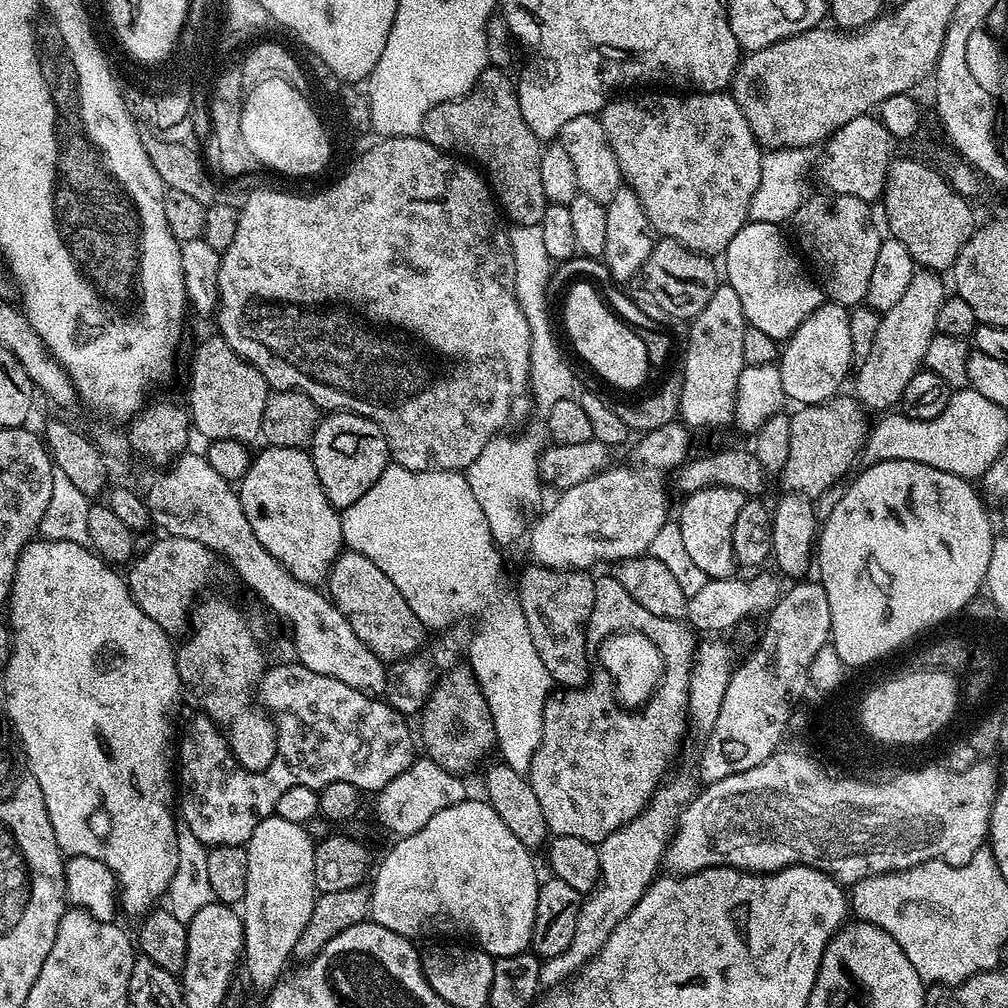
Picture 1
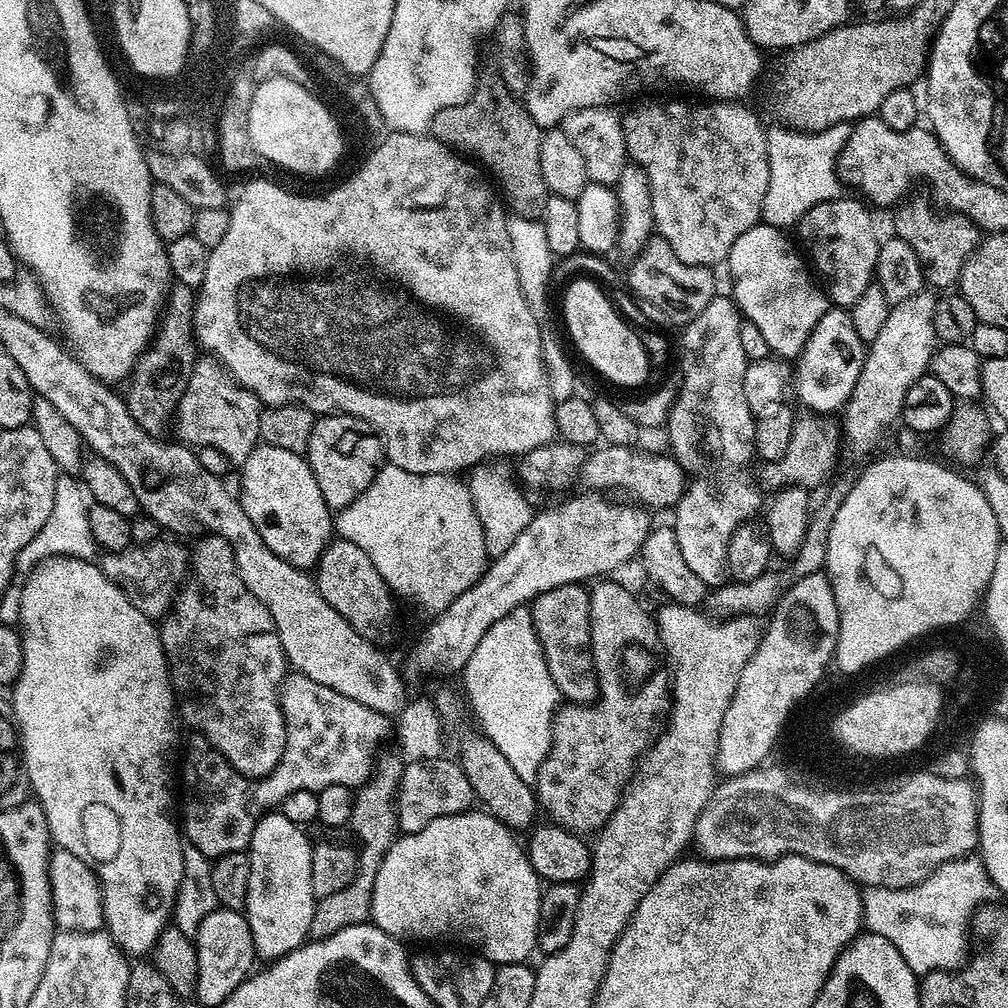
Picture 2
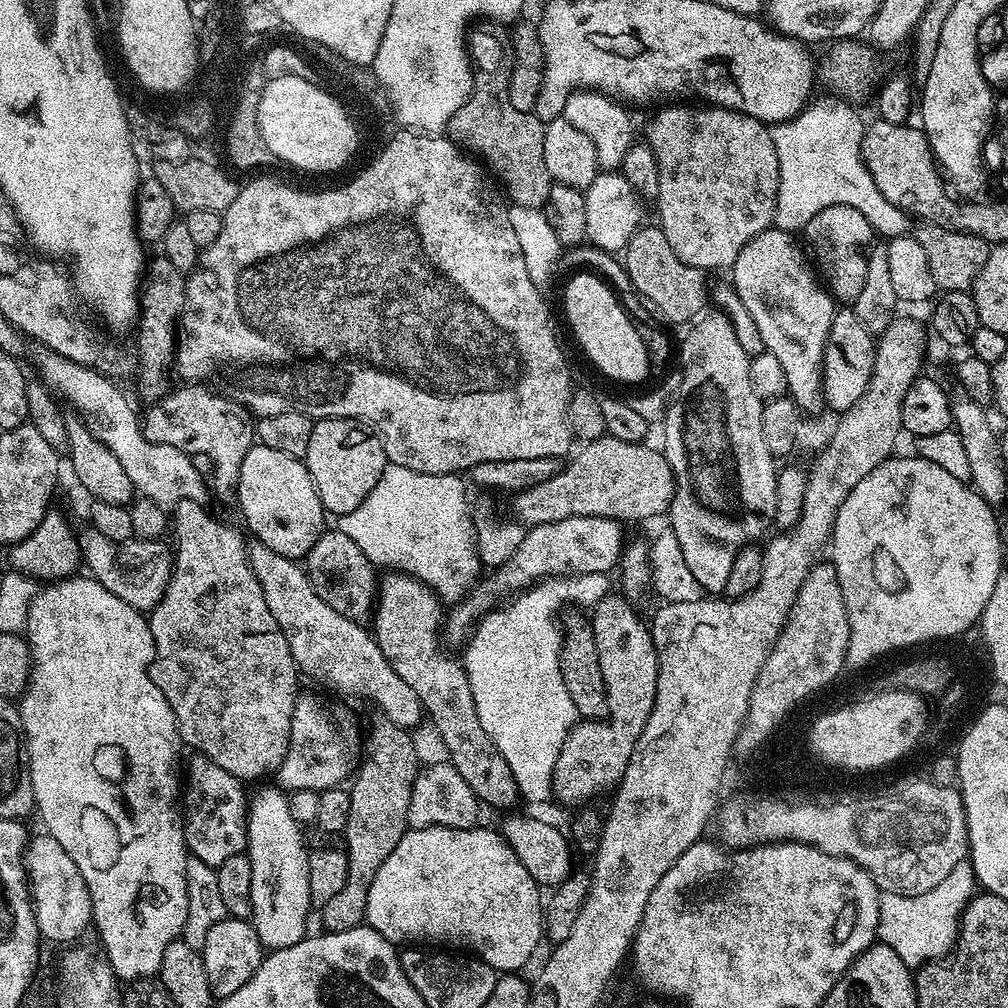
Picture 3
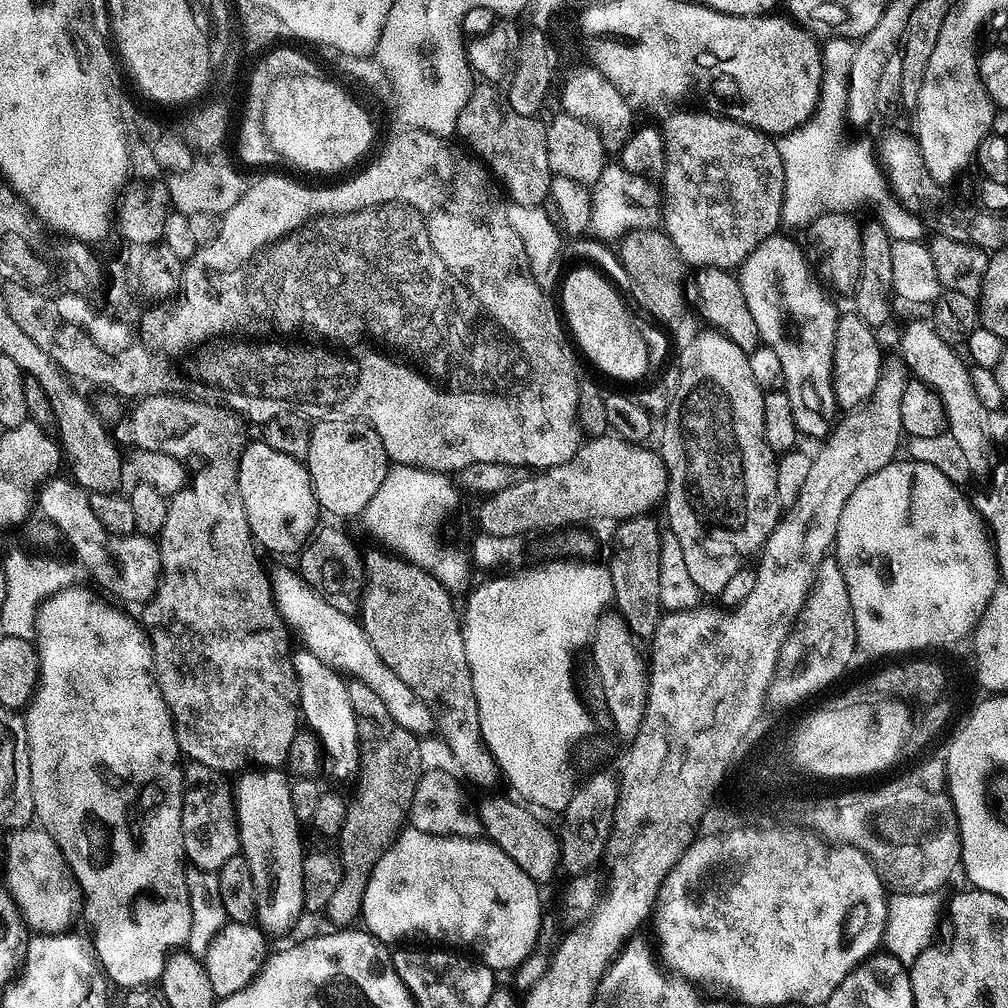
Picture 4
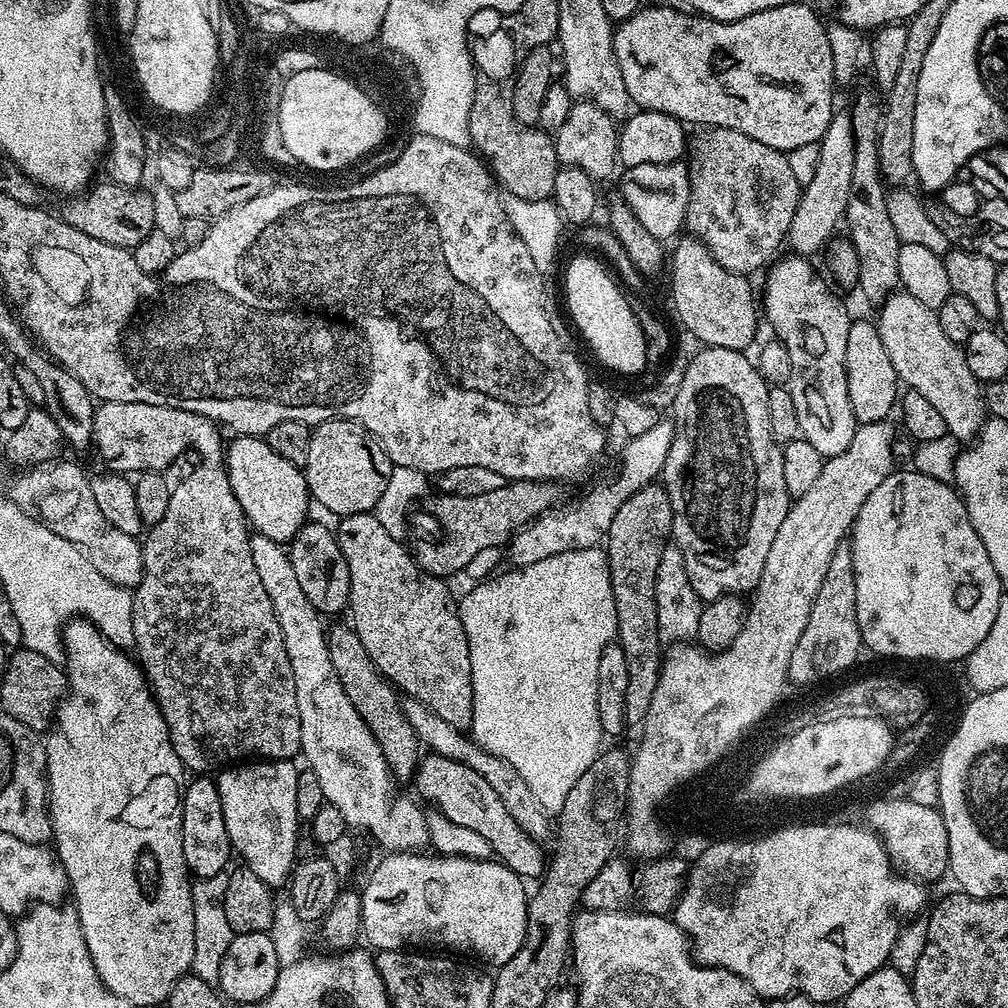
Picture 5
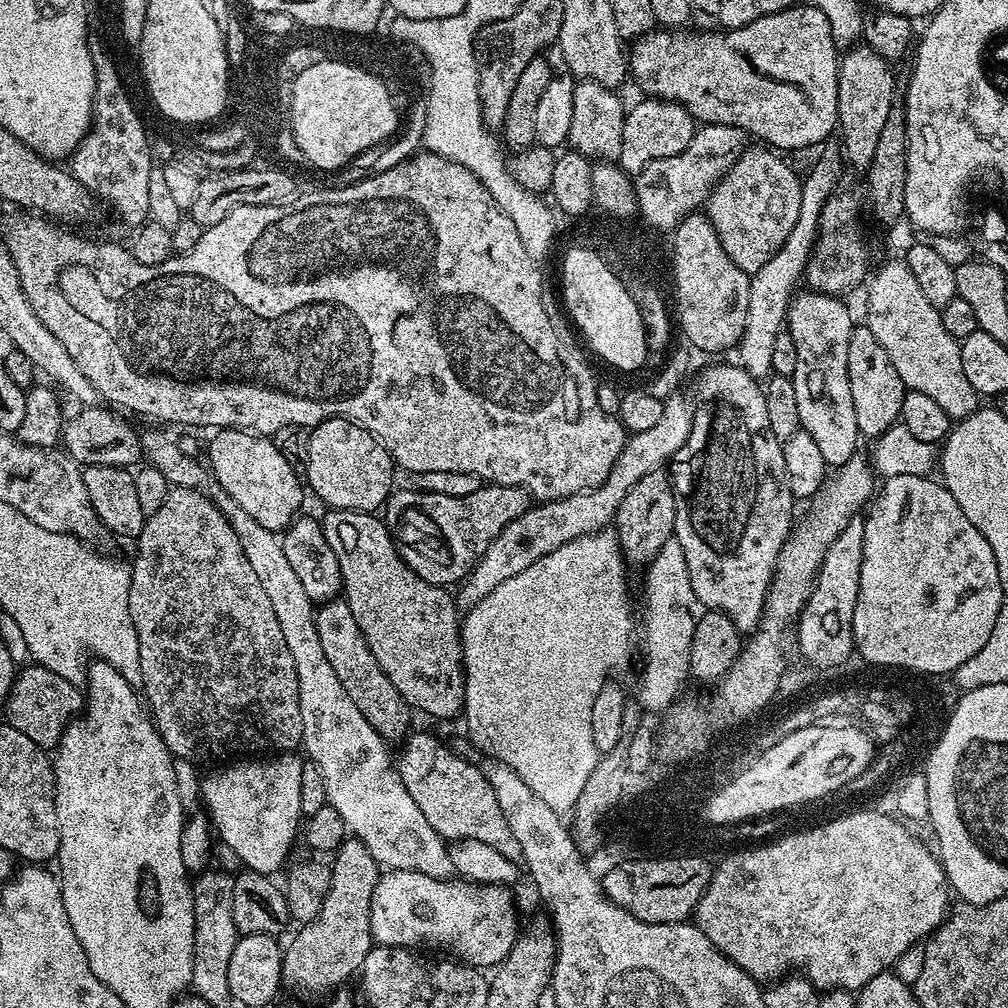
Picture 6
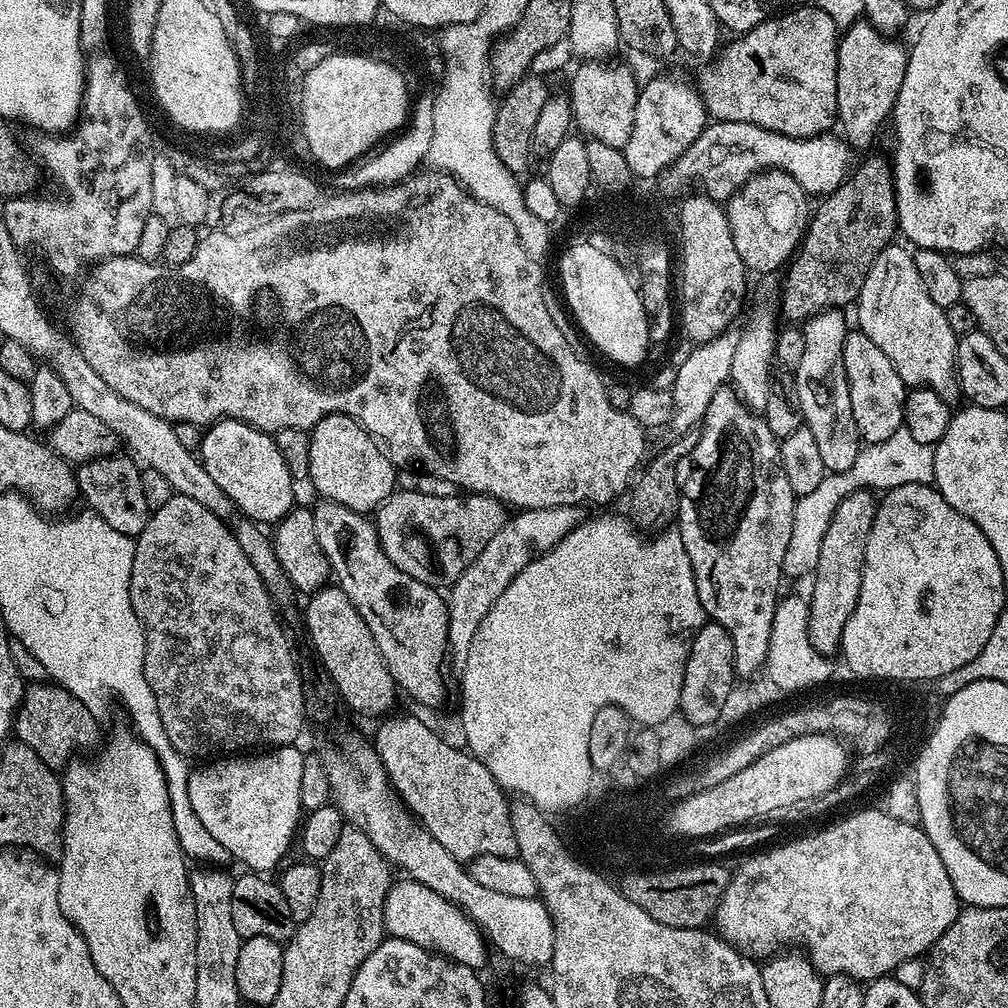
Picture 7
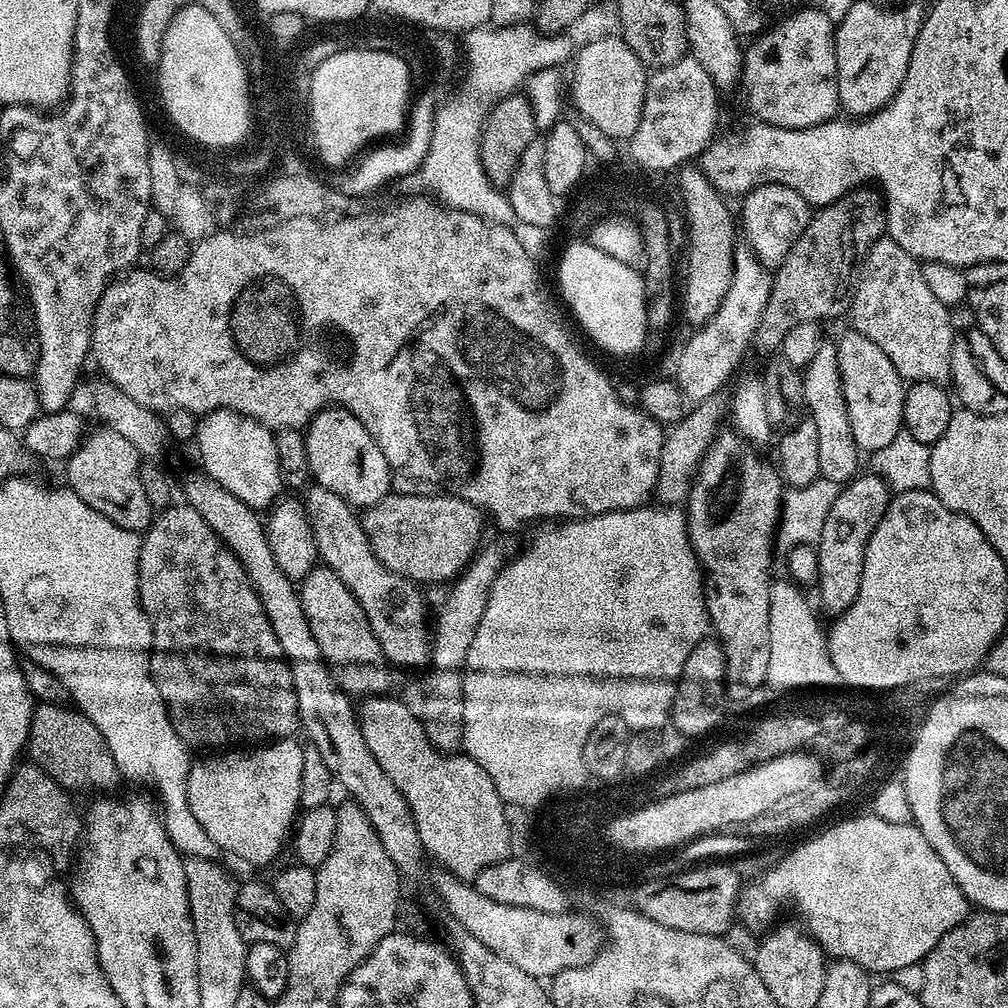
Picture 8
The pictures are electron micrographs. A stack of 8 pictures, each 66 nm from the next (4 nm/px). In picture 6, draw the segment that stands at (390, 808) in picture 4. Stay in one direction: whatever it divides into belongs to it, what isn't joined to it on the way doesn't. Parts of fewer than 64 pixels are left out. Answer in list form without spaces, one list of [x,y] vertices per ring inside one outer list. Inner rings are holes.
[[[343,598],[323,601],[316,609],[316,625],[326,662],[330,662],[334,674],[338,674],[338,682],[342,682],[350,702],[358,706],[362,718],[366,718],[366,722],[374,726],[374,730],[384,741],[403,741],[413,727],[413,709],[406,702],[406,698],[398,694],[394,682],[386,678],[382,666],[378,666],[378,658],[374,658],[362,630],[358,630],[358,621],[354,619],[354,610],[350,610],[348,601]]]

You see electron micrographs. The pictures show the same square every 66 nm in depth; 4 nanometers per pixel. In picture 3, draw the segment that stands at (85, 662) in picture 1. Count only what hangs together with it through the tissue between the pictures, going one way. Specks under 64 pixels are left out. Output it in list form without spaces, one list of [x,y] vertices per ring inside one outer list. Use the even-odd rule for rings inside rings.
[[[73,574],[67,578],[49,583],[49,588],[41,590],[31,597],[26,621],[26,639],[28,649],[32,651],[32,672],[28,675],[28,686],[19,697],[20,721],[24,727],[24,742],[28,753],[28,777],[32,783],[32,798],[35,811],[40,811],[40,820],[45,824],[47,835],[53,836],[74,858],[74,866],[82,870],[82,878],[90,890],[92,903],[92,924],[94,932],[100,935],[104,943],[103,955],[112,966],[121,981],[140,982],[159,973],[162,954],[166,946],[183,933],[186,916],[186,862],[190,855],[184,841],[182,808],[178,801],[182,796],[182,780],[176,777],[176,759],[180,756],[182,741],[180,731],[176,729],[176,715],[170,710],[170,702],[158,690],[152,680],[150,669],[156,659],[154,638],[150,634],[148,616],[143,611],[110,594],[91,575]]]

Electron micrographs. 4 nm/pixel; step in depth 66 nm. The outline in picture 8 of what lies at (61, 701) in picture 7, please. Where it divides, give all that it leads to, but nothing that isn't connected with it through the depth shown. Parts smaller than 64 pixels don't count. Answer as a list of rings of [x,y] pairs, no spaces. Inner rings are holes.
[[[37,703],[32,713],[26,752],[32,755],[29,757],[40,765],[42,771],[50,774],[50,778],[69,793],[96,791],[96,794],[108,794],[111,788],[122,784],[110,746],[106,746],[106,738],[102,738],[102,730],[75,707]]]

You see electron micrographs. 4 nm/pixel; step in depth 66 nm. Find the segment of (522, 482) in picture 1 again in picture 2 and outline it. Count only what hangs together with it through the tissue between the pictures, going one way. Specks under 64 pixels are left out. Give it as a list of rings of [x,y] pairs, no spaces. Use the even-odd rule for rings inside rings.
[[[503,463],[478,464],[471,469],[469,476],[472,477],[467,477],[466,480],[474,502],[474,510],[482,522],[486,550],[489,557],[492,558],[506,554],[506,550],[510,550],[510,546],[517,540],[518,534],[522,534],[522,530],[526,530],[526,526],[530,526],[534,515],[534,507],[532,508],[531,502],[524,497],[525,489],[517,483],[513,473],[511,471],[508,473],[500,464]]]

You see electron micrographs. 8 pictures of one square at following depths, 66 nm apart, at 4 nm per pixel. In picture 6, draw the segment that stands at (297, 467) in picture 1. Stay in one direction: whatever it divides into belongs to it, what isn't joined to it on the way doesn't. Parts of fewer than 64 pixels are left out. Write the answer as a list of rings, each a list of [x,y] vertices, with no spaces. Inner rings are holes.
[[[222,428],[213,436],[216,437],[206,444],[206,464],[211,479],[220,484],[222,490],[226,490],[226,494],[230,494],[230,498],[250,514],[250,518],[266,526],[266,530],[283,533],[297,519],[304,492],[306,496],[301,477],[292,469],[290,462],[278,454],[269,437],[243,432],[240,428]]]

